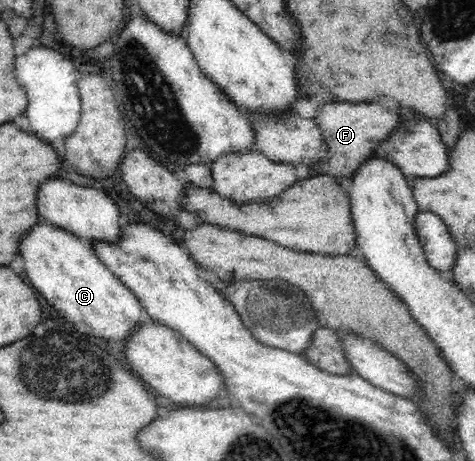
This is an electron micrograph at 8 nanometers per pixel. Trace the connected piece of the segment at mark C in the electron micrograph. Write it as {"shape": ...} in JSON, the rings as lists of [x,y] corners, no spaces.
{"shape":[[[45,222],[31,226],[33,230],[21,242],[25,274],[31,286],[37,288],[77,332],[119,342],[139,321],[149,319],[139,299],[99,260],[87,238]]]}

